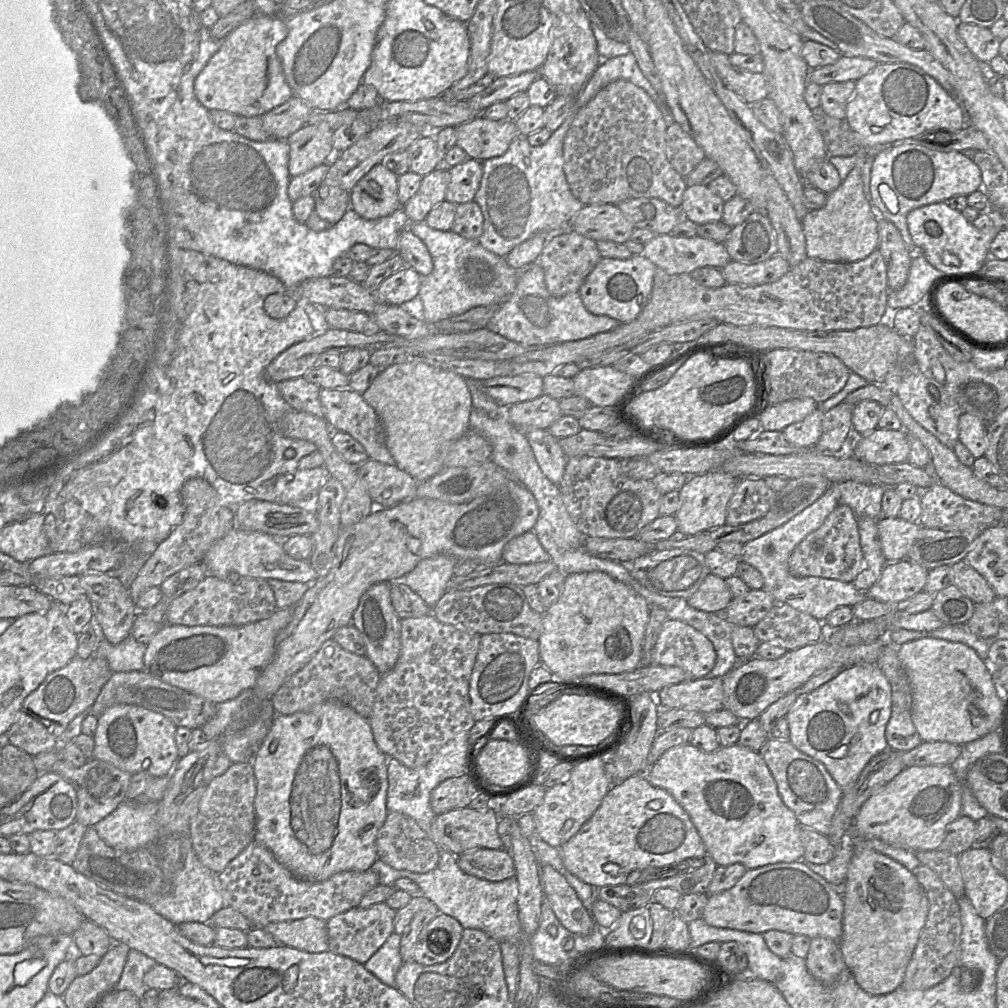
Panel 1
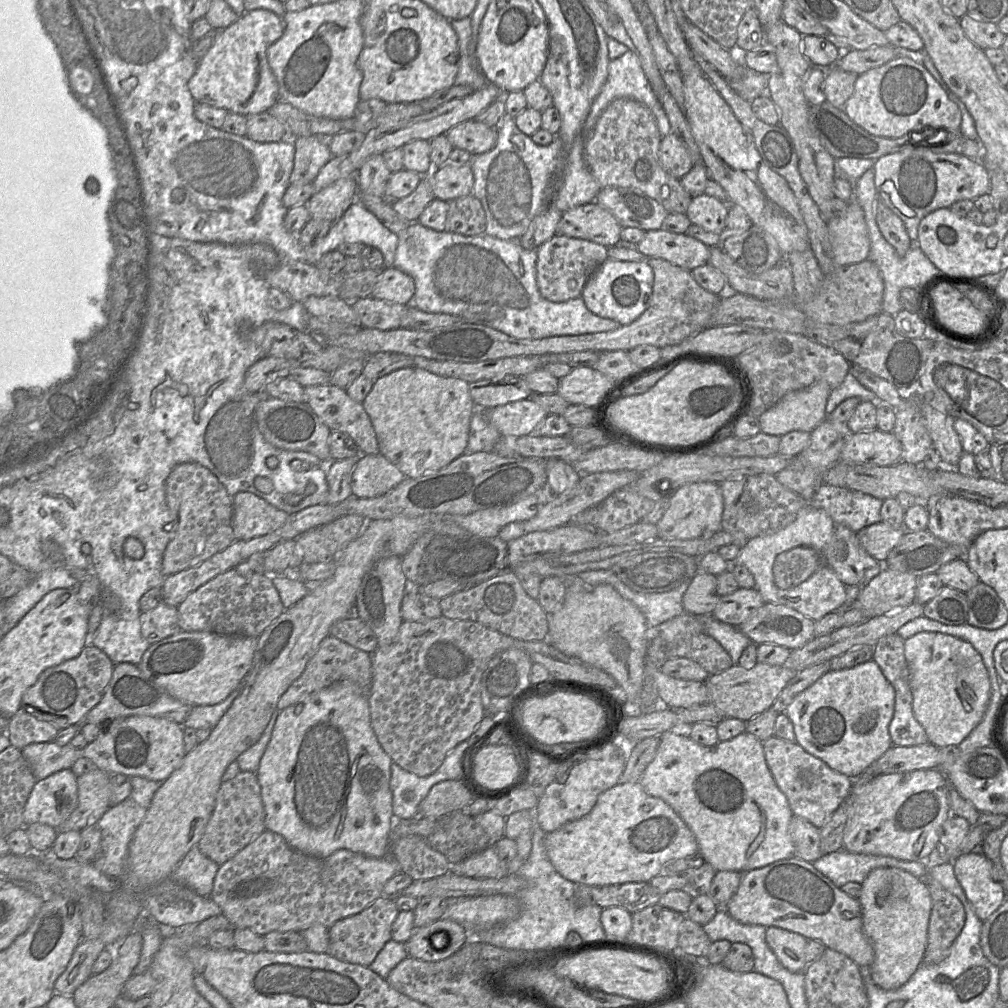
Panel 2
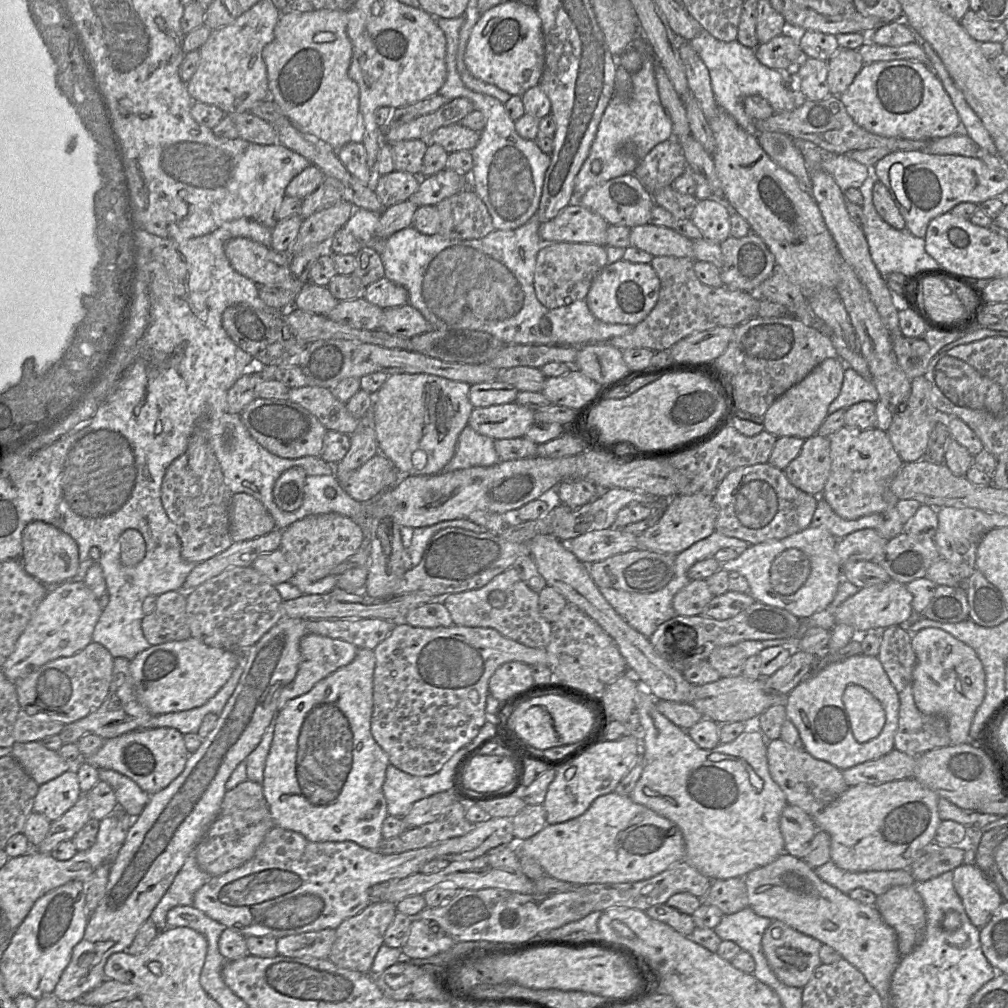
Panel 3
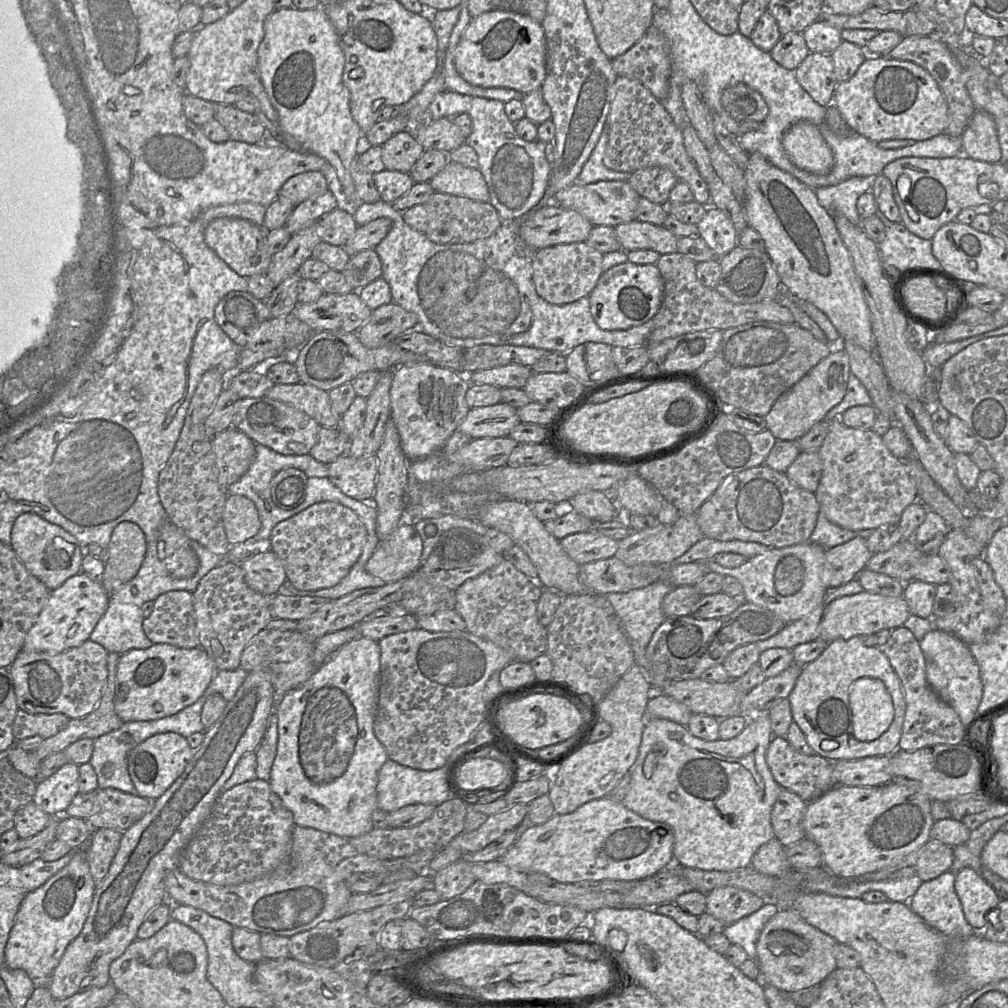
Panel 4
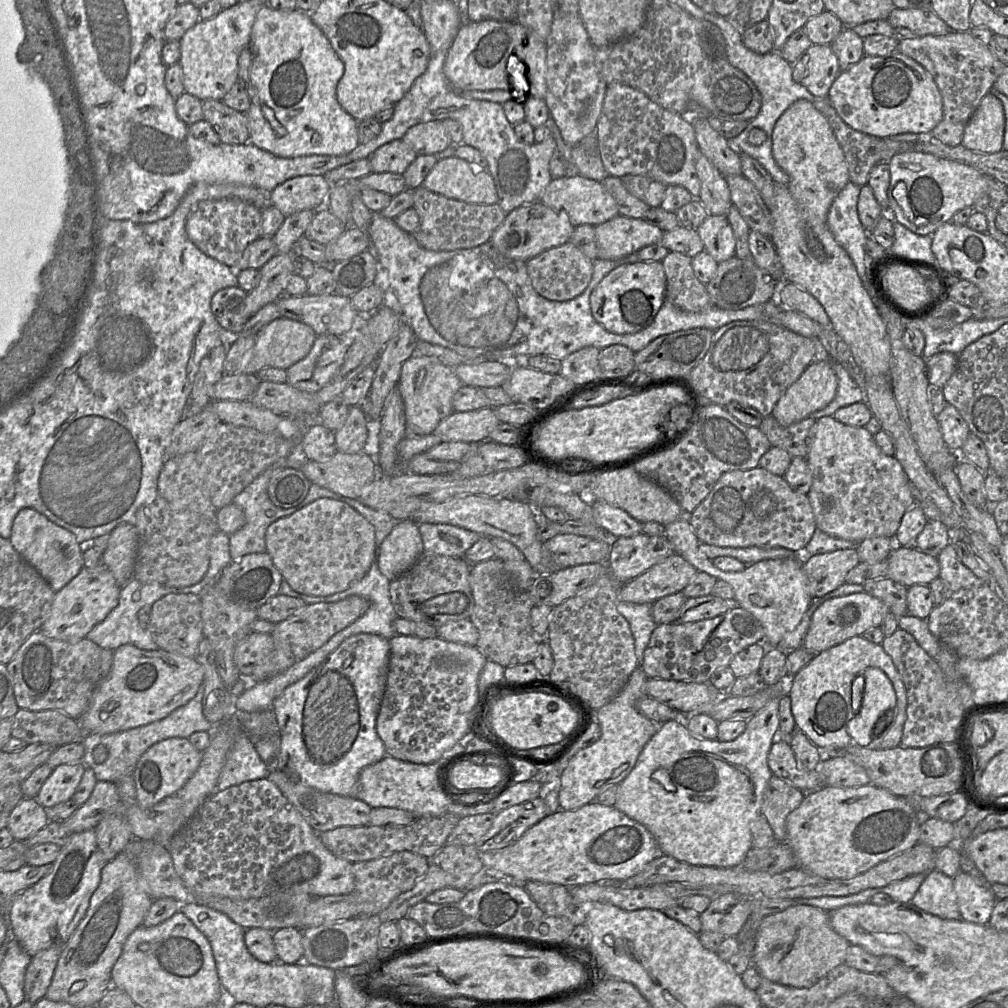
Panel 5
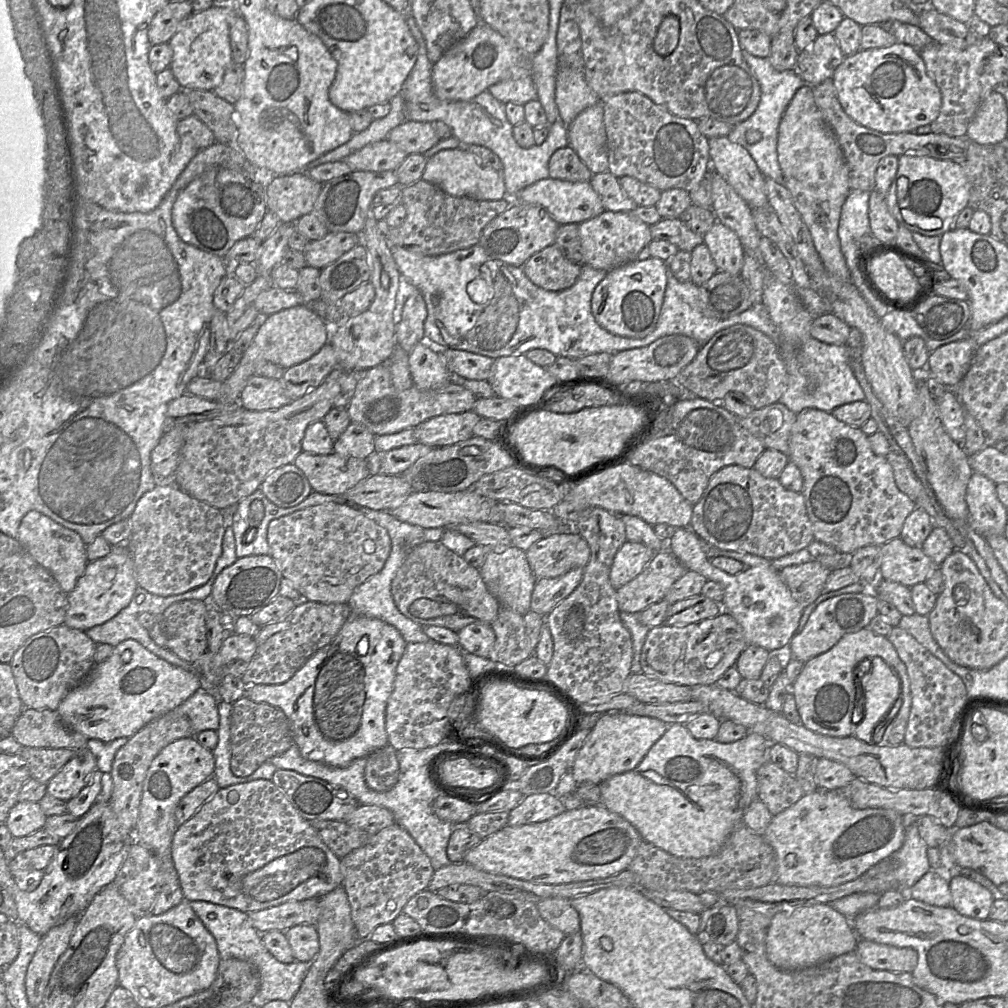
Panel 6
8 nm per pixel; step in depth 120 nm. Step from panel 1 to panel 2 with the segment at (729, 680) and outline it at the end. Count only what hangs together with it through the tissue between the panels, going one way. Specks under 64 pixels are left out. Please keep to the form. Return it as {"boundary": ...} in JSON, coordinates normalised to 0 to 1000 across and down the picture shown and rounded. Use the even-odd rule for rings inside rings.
{"boundary":[[[751,658],[744,664],[727,660],[715,668],[704,670],[699,676],[703,698],[707,699],[717,712],[742,715],[764,703],[774,687],[791,668],[779,660]]]}

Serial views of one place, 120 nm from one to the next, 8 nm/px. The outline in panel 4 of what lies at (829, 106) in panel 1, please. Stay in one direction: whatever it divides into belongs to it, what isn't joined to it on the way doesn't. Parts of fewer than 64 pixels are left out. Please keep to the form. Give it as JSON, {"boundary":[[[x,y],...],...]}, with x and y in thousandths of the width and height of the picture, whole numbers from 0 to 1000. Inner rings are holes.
{"boundary":[[[835,40],[823,54],[826,61],[826,72],[830,82],[835,82],[847,75],[855,63],[861,59],[861,52],[849,44]]]}

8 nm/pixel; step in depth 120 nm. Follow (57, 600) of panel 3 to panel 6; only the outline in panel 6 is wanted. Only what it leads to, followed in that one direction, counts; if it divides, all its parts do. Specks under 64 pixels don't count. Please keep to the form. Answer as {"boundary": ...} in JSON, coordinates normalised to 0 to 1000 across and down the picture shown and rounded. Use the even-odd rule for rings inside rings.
{"boundary":[[[125,541],[113,542],[106,552],[86,559],[83,569],[67,589],[63,619],[84,627],[107,616],[129,598],[136,581],[132,555],[127,544]]]}

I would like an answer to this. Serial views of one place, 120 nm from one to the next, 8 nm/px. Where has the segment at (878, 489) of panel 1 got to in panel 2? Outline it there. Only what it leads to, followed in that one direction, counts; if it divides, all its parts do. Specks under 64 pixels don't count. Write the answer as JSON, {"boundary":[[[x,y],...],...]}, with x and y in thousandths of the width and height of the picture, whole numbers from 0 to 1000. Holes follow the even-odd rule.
{"boundary":[[[813,480],[803,501],[817,506],[828,521],[837,521],[847,528],[874,516],[876,496],[838,483]]]}

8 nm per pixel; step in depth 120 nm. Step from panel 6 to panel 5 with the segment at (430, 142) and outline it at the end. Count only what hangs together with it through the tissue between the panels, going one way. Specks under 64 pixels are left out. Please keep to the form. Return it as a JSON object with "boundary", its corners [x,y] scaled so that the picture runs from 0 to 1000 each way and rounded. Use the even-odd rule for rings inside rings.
{"boundary":[[[436,119],[414,122],[399,138],[415,154],[433,154],[449,143],[439,121]]]}

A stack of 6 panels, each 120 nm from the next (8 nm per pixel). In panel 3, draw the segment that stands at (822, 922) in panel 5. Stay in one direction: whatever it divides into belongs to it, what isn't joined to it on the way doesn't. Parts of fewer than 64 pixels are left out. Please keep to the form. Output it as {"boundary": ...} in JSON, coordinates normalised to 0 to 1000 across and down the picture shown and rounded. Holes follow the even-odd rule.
{"boundary":[[[767,913],[756,929],[756,942],[769,968],[779,977],[797,980],[808,962],[814,957],[813,942],[815,936],[773,913]]]}

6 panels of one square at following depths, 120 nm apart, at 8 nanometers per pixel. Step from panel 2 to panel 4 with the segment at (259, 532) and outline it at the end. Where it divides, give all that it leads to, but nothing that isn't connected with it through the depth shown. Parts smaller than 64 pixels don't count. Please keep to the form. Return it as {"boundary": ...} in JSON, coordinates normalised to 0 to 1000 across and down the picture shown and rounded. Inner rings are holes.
{"boundary":[[[226,491],[220,514],[224,533],[229,541],[250,535],[259,524],[252,498],[241,491]]]}

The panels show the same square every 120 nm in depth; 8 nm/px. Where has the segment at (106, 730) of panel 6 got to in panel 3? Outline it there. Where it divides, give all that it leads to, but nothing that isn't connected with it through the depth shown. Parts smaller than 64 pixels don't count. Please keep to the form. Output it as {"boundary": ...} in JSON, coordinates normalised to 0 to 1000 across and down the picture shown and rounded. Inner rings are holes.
{"boundary":[[[191,632],[150,641],[129,656],[129,668],[133,676],[135,692],[152,710],[198,701],[222,681],[232,664],[240,657],[240,652],[230,646],[206,641]]]}

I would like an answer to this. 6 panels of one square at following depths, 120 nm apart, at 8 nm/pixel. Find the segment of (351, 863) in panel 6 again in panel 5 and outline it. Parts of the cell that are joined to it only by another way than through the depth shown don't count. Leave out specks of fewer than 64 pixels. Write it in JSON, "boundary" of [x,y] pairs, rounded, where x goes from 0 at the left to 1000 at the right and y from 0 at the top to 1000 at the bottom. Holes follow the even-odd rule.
{"boundary":[[[407,844],[392,845],[386,849],[349,856],[352,881],[348,885],[355,897],[355,909],[377,906],[398,886],[407,883],[425,864],[427,852]]]}

